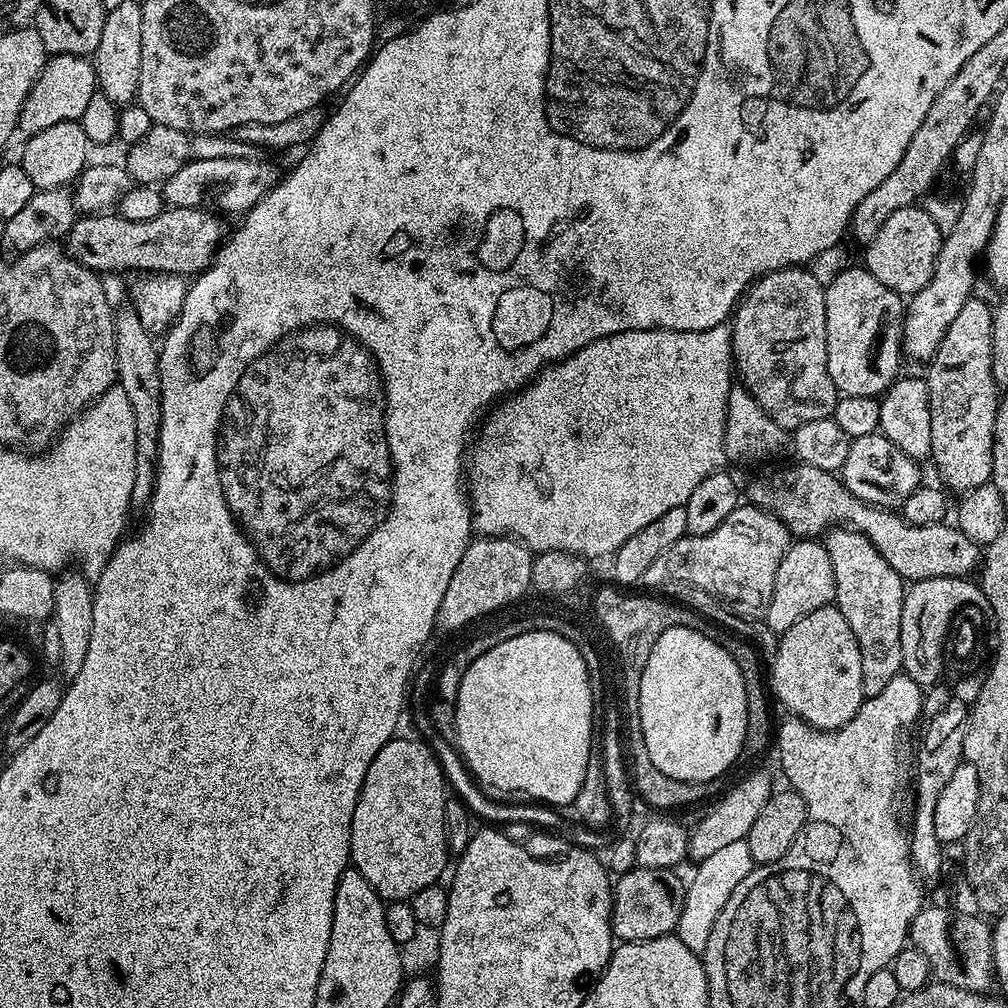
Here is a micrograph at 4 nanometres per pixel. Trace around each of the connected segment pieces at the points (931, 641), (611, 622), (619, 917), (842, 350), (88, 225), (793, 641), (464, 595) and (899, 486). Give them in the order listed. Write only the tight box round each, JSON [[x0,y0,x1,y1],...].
[[902,576,988,686],[600,586,774,756],[612,868,680,941],[824,266,905,397],[66,207,222,278],[770,606,866,732],[436,536,534,632],[838,431,921,510]]

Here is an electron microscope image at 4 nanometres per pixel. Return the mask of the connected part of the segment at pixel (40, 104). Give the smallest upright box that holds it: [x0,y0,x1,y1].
[19,54,97,137]

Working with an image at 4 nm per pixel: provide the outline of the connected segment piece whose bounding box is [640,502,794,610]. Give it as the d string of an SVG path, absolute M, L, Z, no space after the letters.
M744 502L710 534L691 537L692 557L688 560L687 539L674 542L666 554L646 569L640 584L645 589L656 590L659 584L667 580L677 580L684 584L688 580L688 564L692 567L692 584L704 592L713 592L724 600L733 600L736 604L745 604L748 608L763 609L774 594L774 574L778 574L778 562L786 554L788 545L794 537L788 527L776 516L766 510L755 508Z

